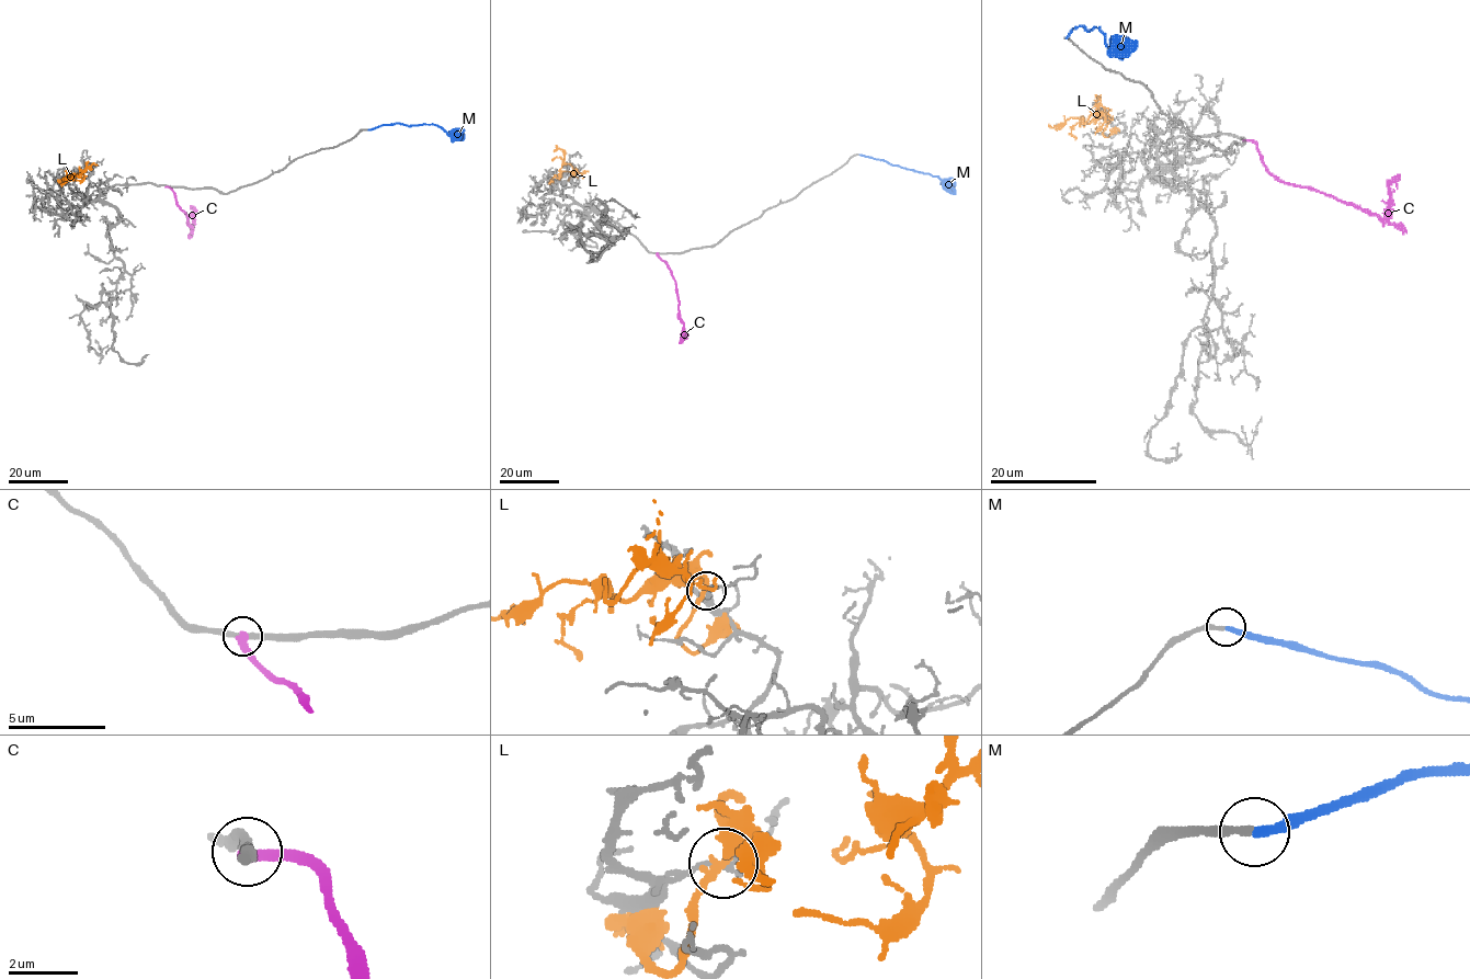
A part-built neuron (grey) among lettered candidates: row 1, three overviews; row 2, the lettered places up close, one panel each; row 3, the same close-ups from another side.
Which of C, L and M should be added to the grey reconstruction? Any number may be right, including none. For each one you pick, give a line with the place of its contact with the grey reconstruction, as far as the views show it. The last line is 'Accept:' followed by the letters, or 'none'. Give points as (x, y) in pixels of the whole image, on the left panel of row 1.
Accept: none

